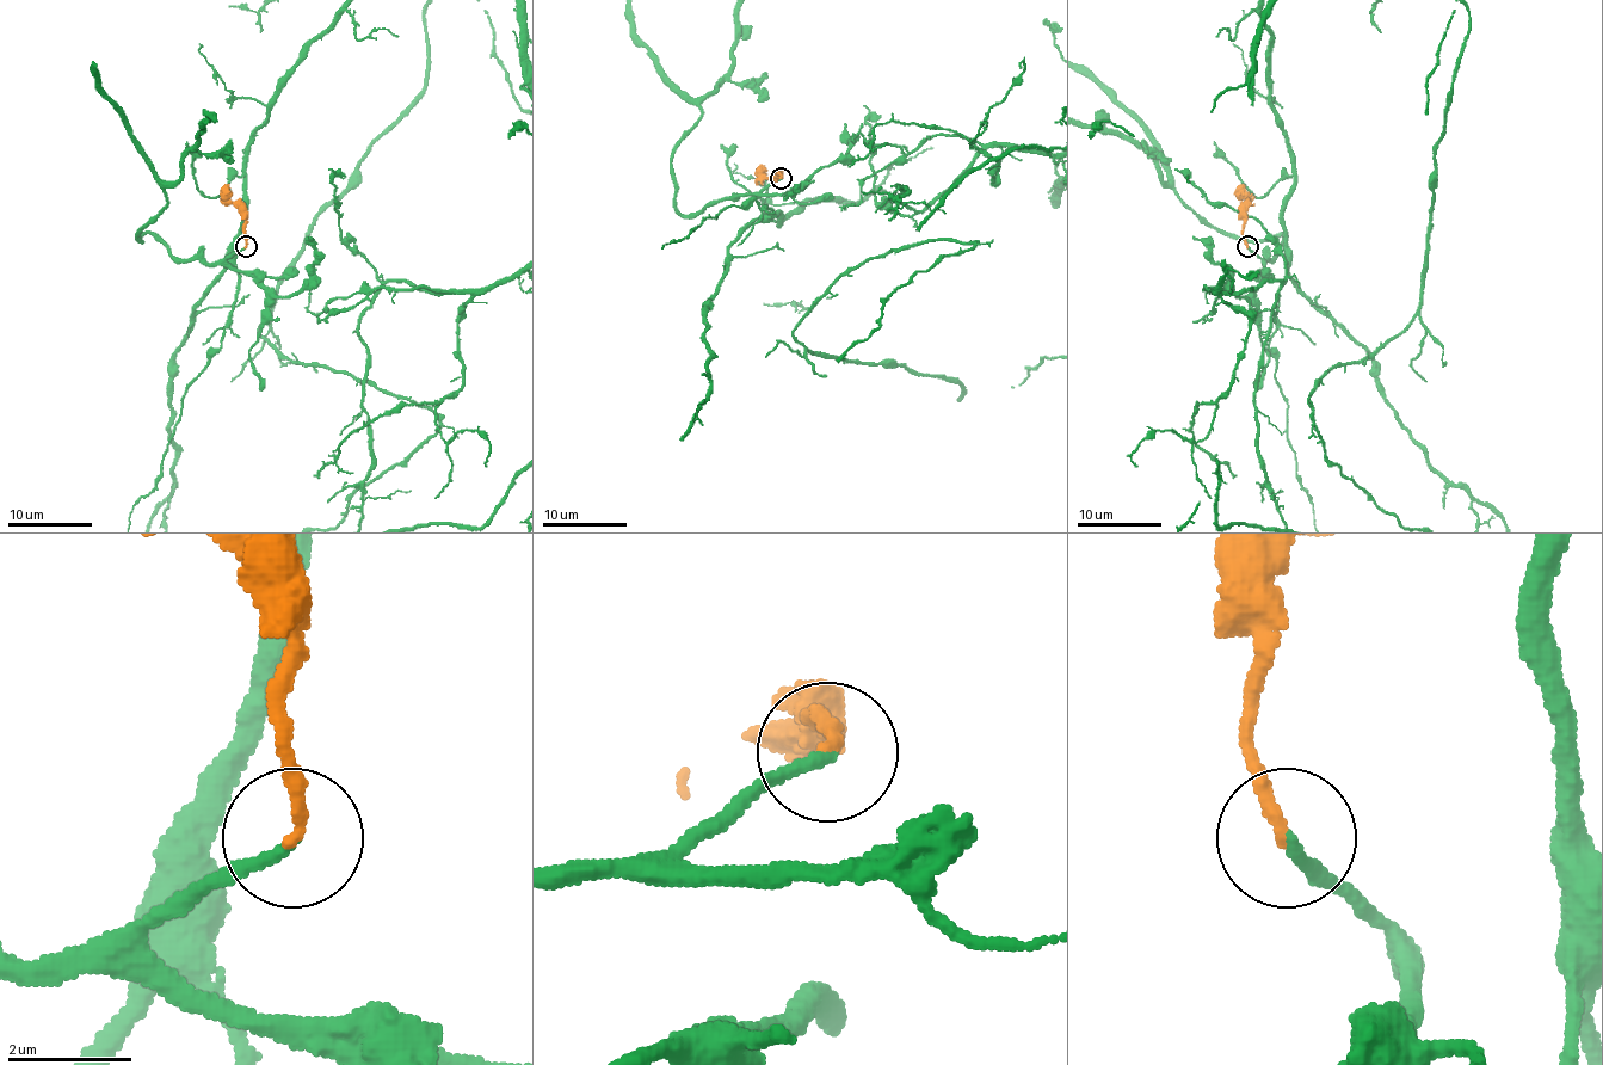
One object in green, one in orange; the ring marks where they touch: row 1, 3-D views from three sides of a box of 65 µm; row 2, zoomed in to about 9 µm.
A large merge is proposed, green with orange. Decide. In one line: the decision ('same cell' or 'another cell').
same cell

